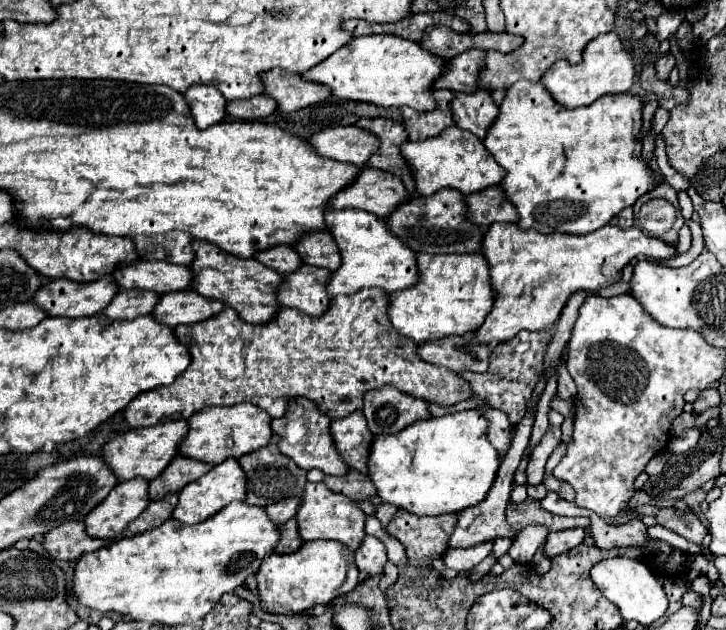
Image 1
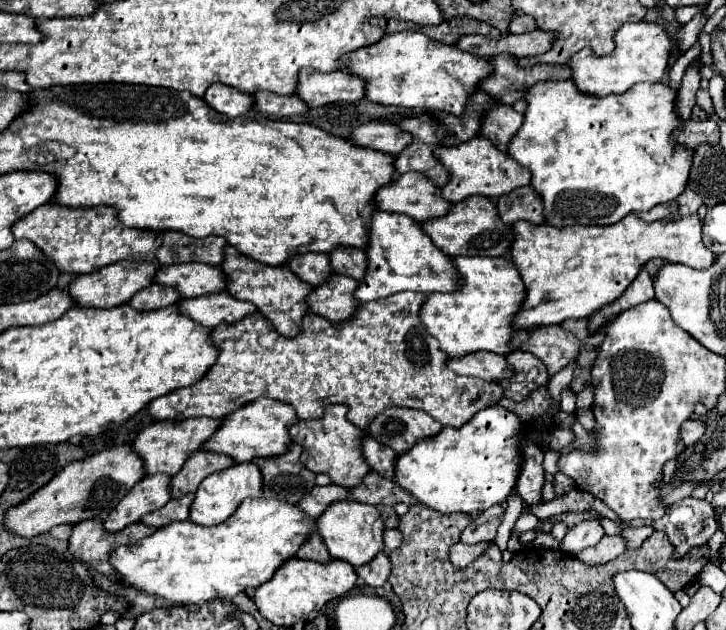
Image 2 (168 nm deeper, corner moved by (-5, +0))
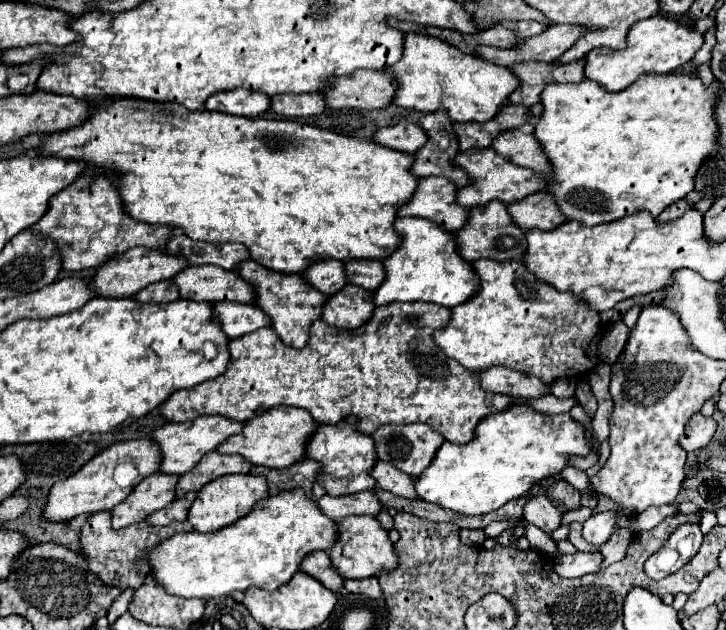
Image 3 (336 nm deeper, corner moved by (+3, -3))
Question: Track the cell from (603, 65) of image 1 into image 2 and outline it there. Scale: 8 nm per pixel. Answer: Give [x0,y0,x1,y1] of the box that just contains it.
[569,23,673,97]

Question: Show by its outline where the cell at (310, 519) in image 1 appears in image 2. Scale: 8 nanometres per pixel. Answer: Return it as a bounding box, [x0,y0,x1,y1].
[317,501,385,567]

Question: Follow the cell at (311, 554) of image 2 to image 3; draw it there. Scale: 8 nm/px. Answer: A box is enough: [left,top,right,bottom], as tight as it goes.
[299,550,343,592]

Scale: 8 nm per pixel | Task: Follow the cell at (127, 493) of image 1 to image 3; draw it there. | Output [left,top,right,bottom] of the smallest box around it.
[111,472,175,528]

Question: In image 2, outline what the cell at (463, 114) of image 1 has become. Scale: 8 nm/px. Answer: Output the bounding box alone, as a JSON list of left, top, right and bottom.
[481,105,523,153]

